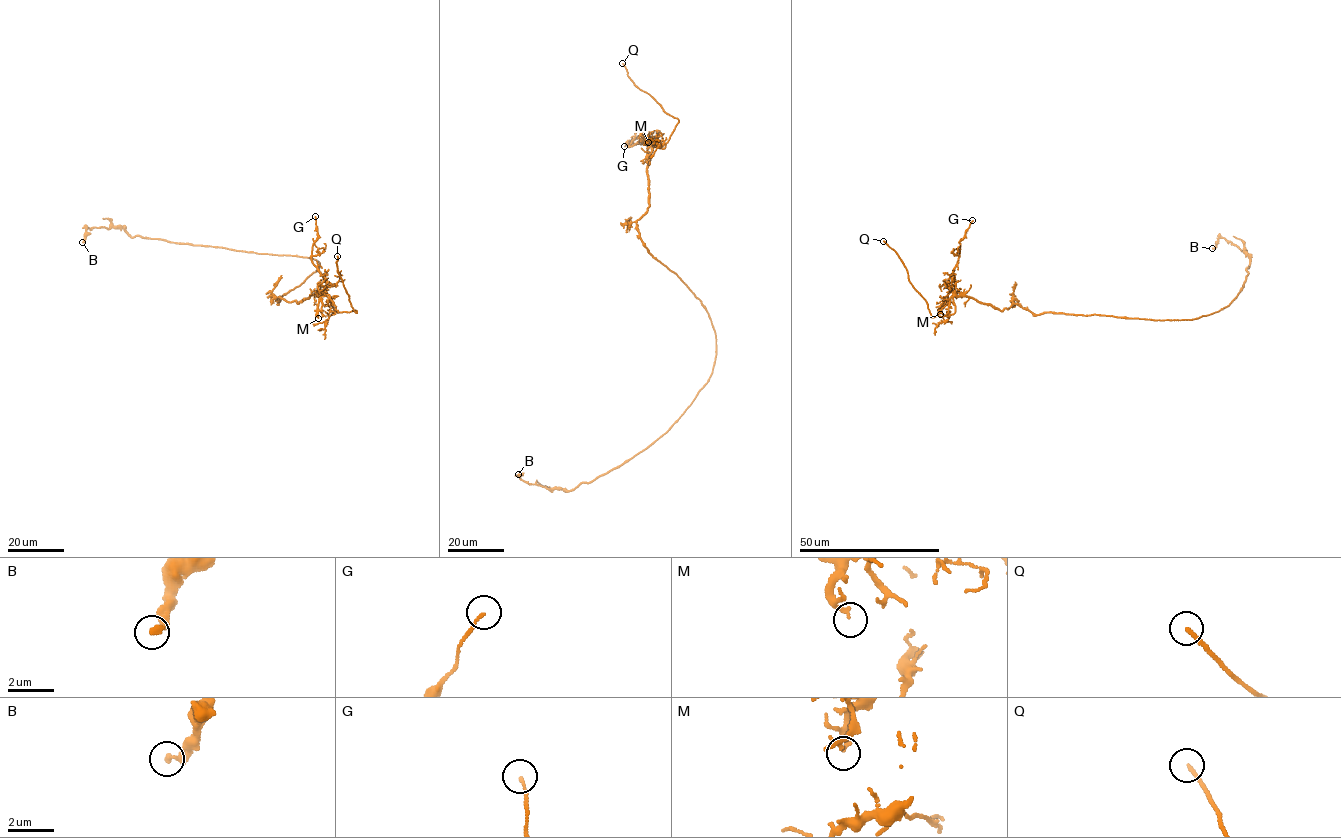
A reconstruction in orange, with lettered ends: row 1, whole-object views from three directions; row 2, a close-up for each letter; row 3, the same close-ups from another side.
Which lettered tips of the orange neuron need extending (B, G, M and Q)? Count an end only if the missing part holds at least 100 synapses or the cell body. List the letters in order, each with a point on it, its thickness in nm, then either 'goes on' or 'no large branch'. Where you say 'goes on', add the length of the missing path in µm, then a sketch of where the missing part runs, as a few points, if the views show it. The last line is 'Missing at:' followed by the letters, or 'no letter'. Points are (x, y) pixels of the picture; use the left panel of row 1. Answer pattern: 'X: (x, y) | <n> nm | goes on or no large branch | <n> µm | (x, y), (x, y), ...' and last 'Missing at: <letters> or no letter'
B: (82, 242) | 200 nm | no large branch
G: (315, 216) | 110 nm | no large branch
M: (318, 318) | 120 nm | no large branch
Q: (337, 256) | 170 nm | goes on | 9 µm
Missing at: Q

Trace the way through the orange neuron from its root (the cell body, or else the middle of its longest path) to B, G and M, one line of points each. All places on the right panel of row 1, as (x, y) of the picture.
B: (1113, 316), (1193, 319), (1228, 305), (1242, 287), (1249, 258), (1243, 250), (1223, 238), (1219, 238), (1212, 248)
G: (1113, 316), (1047, 311), (1033, 315), (1014, 304), (1000, 311), (958, 296), (953, 272), (959, 241), (972, 220)
M: (1113, 316), (1047, 311), (1033, 315), (1014, 304), (1000, 311), (956, 291), (948, 295), (940, 314)

